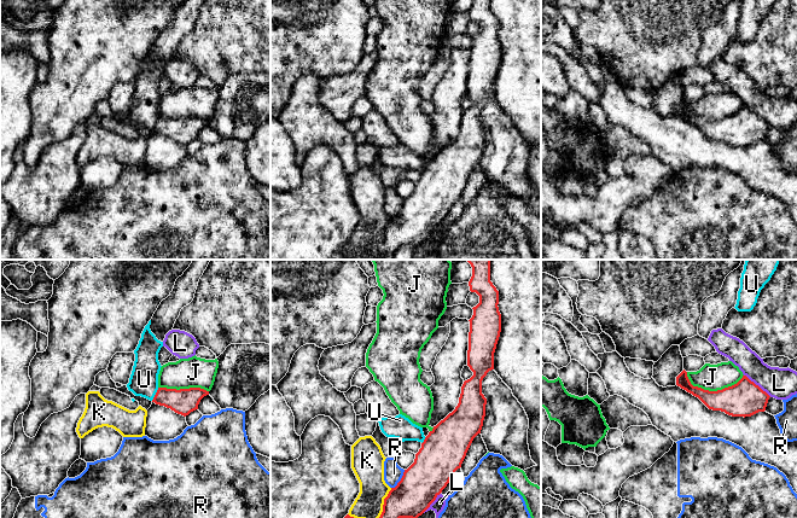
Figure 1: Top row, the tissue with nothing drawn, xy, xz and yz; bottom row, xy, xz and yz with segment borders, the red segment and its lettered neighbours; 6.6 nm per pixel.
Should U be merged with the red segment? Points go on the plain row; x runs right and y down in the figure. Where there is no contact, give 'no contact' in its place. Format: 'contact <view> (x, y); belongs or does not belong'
contact xy (156, 123); does not belong

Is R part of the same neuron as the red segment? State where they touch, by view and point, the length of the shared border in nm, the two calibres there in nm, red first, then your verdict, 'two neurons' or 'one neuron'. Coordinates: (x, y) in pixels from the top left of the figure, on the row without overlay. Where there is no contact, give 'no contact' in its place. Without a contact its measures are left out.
meets red in xz at (401, 209); contact 160 nm long; 280 nm thick on the red side, 130 nm on the other; two neurons

